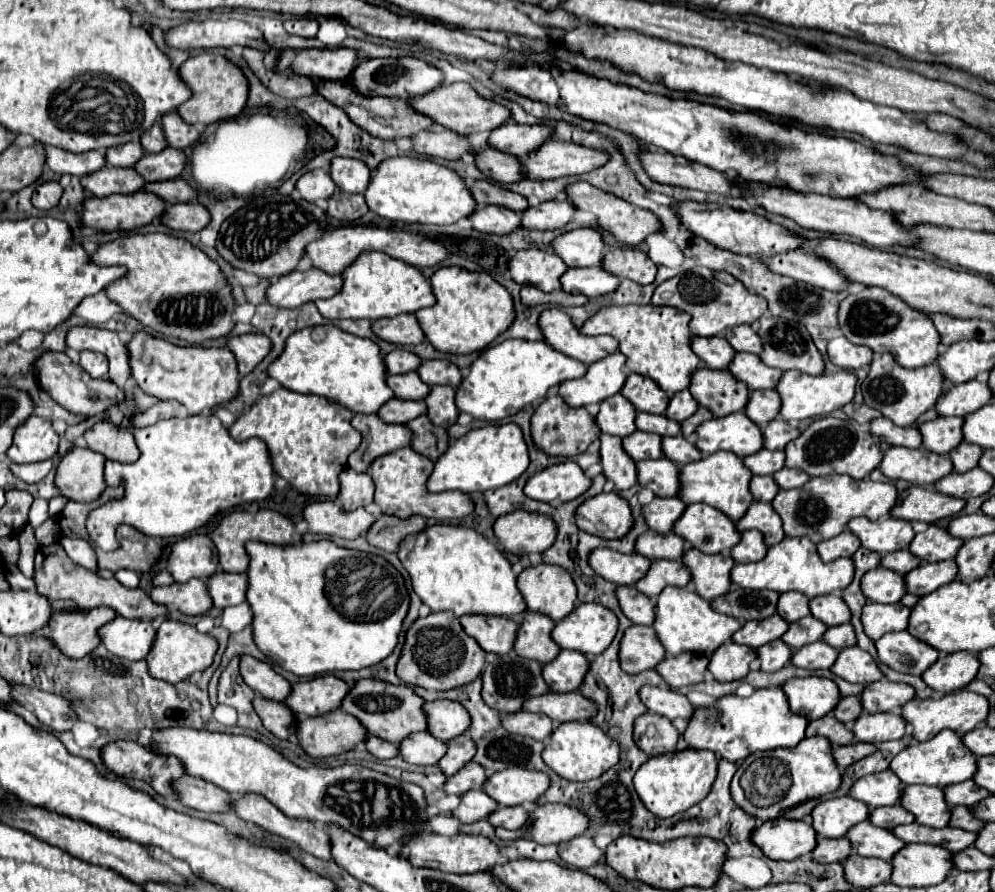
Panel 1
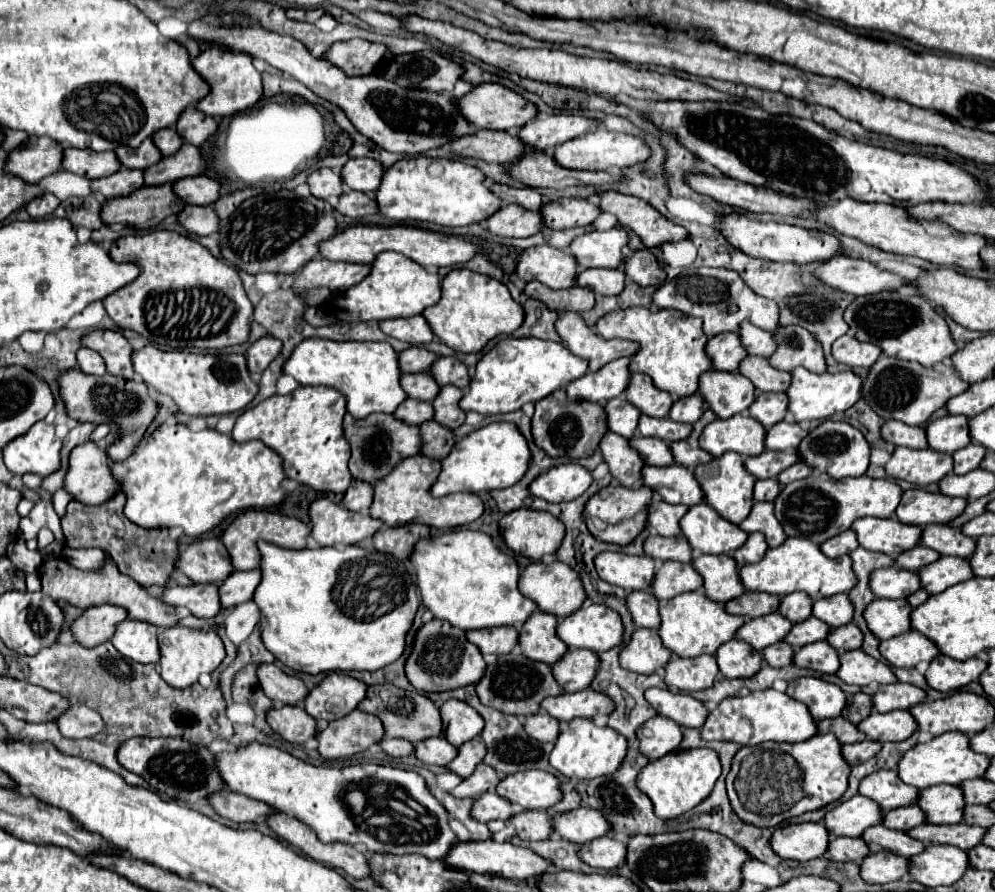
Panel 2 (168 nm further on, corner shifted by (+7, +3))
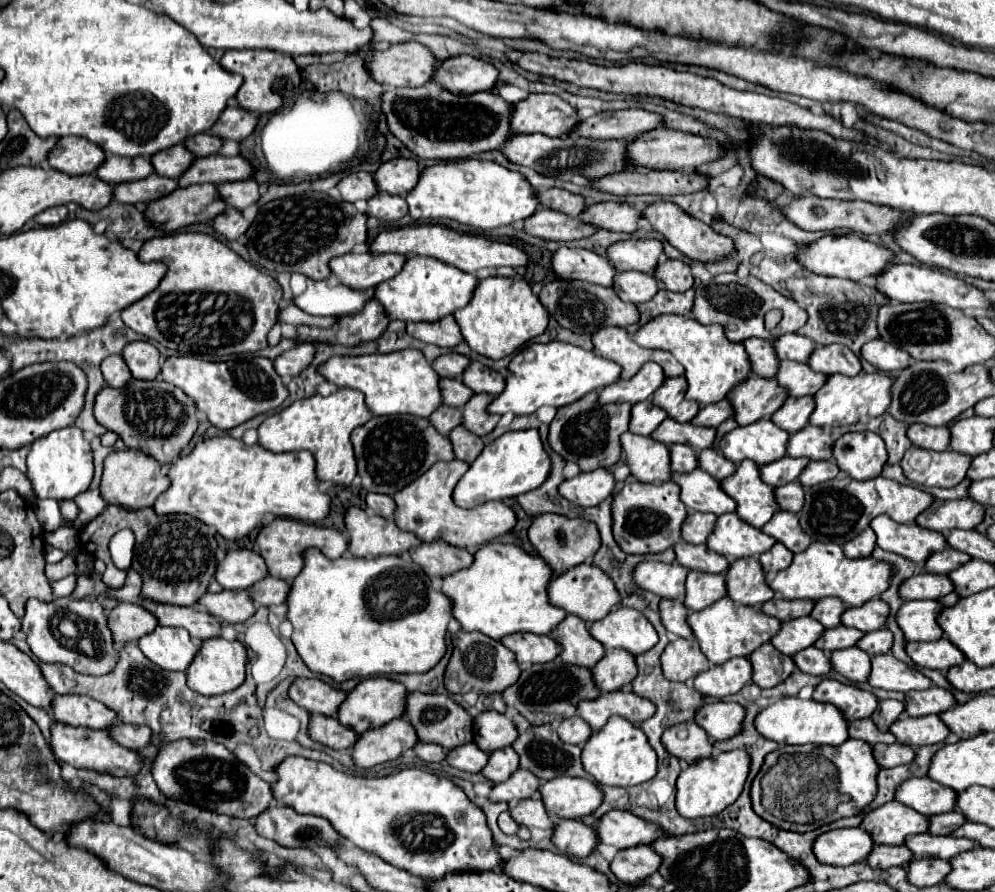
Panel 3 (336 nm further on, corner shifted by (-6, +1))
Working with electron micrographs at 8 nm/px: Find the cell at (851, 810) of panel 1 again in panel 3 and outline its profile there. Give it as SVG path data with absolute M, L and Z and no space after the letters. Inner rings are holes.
M893 800L893 802L887 802L885 806L869 812L865 816L861 828L865 828L871 834L875 844L901 846L901 844L905 844L907 836L925 834L927 822L929 822L927 816Z

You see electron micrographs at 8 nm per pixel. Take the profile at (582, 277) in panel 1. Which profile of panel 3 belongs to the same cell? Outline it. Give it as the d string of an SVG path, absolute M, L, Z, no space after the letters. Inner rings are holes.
M619 272L615 276L615 292L623 296L625 302L633 304L643 304L659 292L659 282L653 274L643 274L643 272Z

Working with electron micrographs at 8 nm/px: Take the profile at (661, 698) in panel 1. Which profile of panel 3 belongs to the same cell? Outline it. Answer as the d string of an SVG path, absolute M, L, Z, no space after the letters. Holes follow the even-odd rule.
M715 702L703 706L697 712L695 722L709 734L713 742L719 742L719 740L729 740L731 736L737 736L741 732L745 714L747 712L741 704Z

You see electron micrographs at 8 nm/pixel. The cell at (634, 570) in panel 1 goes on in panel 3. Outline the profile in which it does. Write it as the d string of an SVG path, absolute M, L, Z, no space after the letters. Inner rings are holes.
M641 562L635 572L633 580L643 588L661 598L683 600L685 592L685 578L687 568L681 564L665 564L665 562Z

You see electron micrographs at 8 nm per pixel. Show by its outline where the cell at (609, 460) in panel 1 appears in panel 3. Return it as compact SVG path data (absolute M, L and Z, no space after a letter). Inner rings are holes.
M625 432L621 436L625 462L639 482L665 482L671 468L671 450L667 444L649 436Z

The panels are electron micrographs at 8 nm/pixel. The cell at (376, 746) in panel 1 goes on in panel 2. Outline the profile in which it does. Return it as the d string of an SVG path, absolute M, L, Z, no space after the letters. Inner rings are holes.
M382 738L382 742L378 742L380 748L388 754L388 756L410 756L414 752L414 744L410 744L408 740L400 740L400 738Z

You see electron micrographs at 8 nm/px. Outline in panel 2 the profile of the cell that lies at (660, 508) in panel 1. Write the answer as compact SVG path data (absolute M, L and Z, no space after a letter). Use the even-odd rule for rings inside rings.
M652 502L648 510L648 524L660 536L678 536L680 524L678 520L686 514L688 506L674 506L668 502Z

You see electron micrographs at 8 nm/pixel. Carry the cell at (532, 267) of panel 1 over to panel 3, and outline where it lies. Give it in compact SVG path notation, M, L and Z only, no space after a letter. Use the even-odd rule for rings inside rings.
M559 248L553 256L553 270L559 278L585 280L585 282L593 282L599 286L611 286L615 274L617 274L617 270L613 268L613 264L609 262L607 256L599 256L597 252L587 250L587 248Z

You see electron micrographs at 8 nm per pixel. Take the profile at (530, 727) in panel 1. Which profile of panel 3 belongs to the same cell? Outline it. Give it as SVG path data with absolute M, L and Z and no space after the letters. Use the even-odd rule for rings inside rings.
M573 716L573 718L565 718L565 720L559 724L557 734L559 734L559 738L561 738L563 742L567 742L567 744L583 746L583 744L591 738L593 730L591 730L591 726L589 726L581 716Z

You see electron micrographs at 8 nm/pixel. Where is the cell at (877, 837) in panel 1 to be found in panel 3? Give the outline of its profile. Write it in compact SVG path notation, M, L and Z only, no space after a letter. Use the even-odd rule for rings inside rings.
M917 834L907 840L907 848L915 854L915 858L943 858L951 860L953 856L973 850L977 842L967 838L953 836L933 836L933 834Z

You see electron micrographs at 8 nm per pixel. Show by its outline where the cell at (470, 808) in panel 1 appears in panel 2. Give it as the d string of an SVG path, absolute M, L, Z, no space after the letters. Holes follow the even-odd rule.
M486 792L478 796L470 808L470 816L478 822L490 822L490 820L508 820L514 814L514 806L500 798L496 792Z

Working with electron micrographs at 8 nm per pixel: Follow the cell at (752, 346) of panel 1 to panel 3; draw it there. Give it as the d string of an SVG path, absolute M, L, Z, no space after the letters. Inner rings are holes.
M785 334L779 340L773 342L779 360L795 360L795 362L807 362L809 356L815 350L815 342L801 334Z

